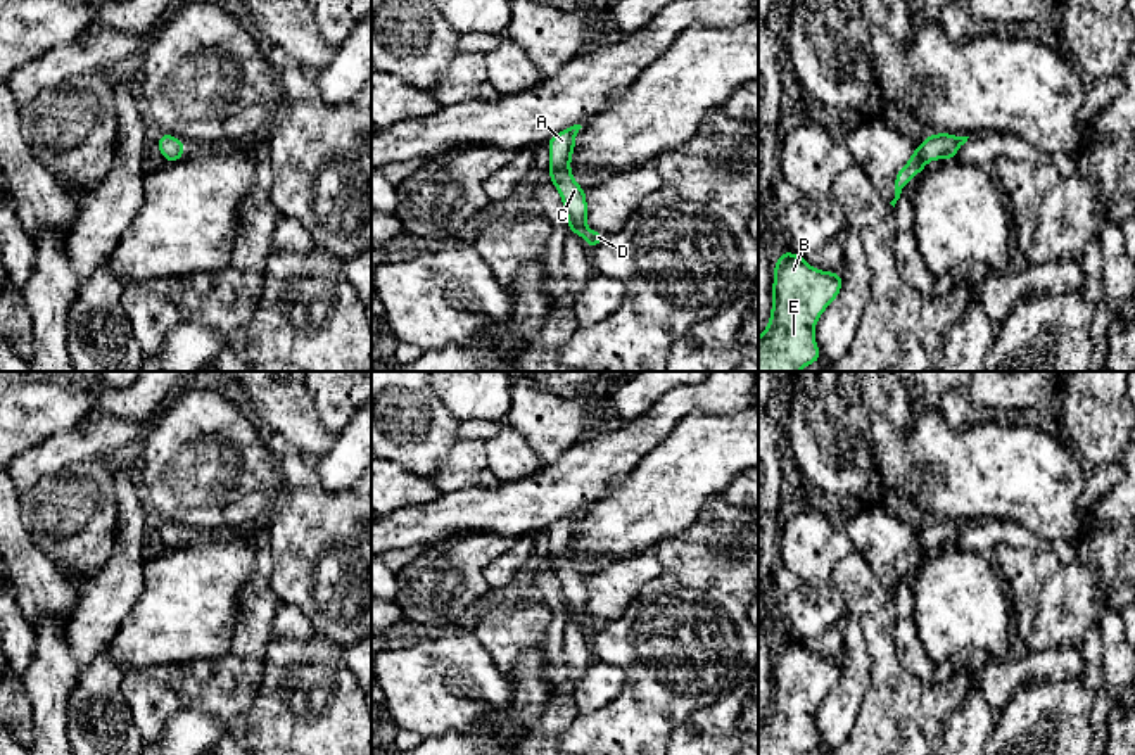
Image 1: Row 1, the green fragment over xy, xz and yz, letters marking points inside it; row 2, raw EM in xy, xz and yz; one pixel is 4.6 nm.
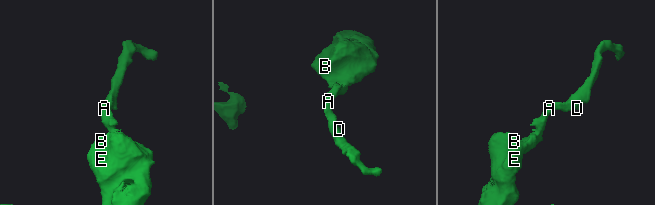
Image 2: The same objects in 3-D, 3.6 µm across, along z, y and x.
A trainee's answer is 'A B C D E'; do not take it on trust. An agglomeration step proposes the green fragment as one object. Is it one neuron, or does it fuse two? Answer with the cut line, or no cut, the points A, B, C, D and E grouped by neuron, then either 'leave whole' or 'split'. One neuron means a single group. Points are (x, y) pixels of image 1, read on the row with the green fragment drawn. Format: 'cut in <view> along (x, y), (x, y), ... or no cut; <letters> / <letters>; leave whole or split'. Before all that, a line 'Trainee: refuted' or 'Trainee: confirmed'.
Trainee: confirmed
no cut; A B C D E; leave whole

